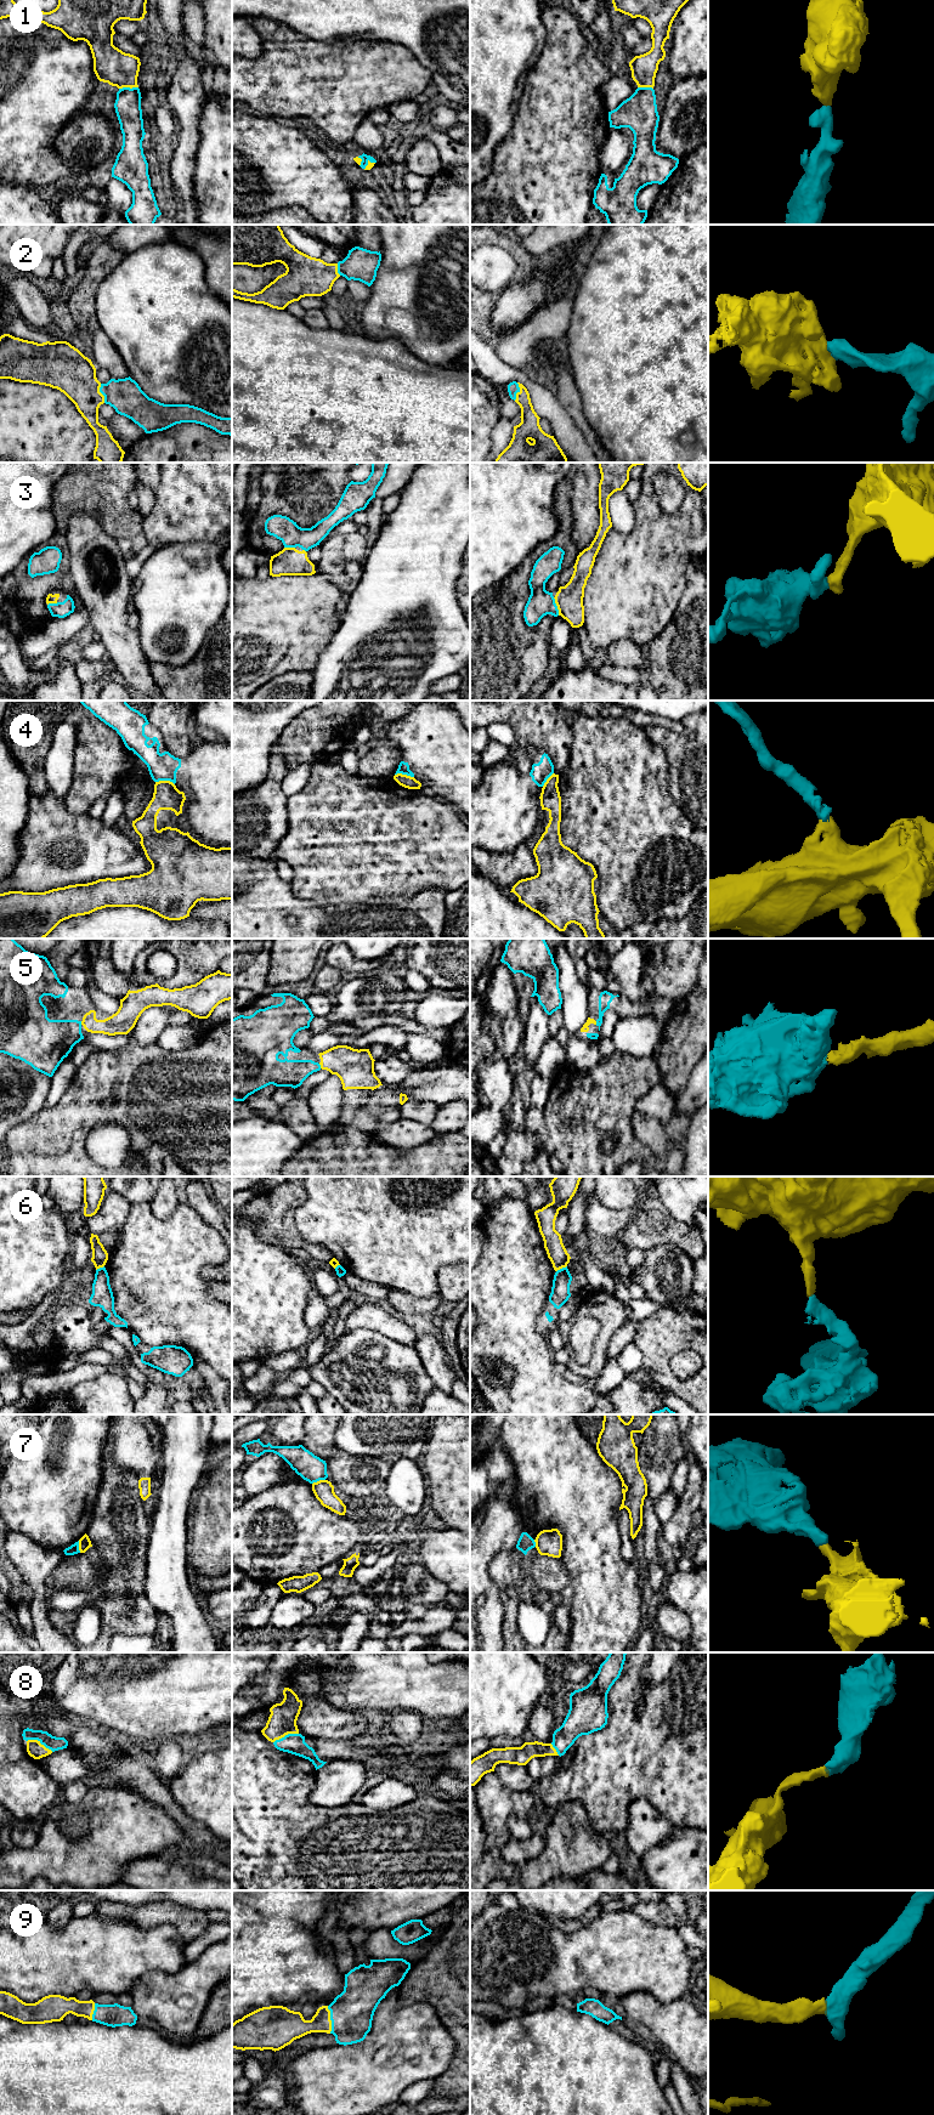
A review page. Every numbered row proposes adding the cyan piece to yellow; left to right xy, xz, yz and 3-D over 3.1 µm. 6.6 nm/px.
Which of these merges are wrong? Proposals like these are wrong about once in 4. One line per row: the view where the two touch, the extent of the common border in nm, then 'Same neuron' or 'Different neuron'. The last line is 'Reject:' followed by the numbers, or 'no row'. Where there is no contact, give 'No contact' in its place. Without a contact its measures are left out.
1: Touches yellow in xy. Shared border 130 nm. Same neuron
2: Touches yellow in xy. Shared border 130 nm. Same neuron
3: Touches yellow in yz. Shared border 130 nm. Same neuron
4: Touches yellow in xy. Shared border 130 nm. Different neuron
5: Touches yellow in xz. Shared border 40 nm. Same neuron
6: Touches yellow in yz. Shared border 80 nm. Different neuron
7: Touches yellow in xz. Shared border 90 nm. Different neuron
8: Touches yellow in xy. Shared border 190 nm. Same neuron
9: Touches yellow in xz. Shared border 190 nm. Same neuron
Reject: 4, 6, 7

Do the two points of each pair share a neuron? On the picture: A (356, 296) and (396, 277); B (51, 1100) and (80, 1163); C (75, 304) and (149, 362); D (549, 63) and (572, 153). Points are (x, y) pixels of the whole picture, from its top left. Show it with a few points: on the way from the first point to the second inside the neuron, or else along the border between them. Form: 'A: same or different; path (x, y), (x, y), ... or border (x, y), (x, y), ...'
A: different; border (371, 287), (371, 294), (358, 306)
B: different; border (69, 1081), (61, 1099), (55, 1105), (43, 1109)
C: different; border (100, 285), (96, 293), (95, 313)
D: same; path (562, 85), (562, 131)

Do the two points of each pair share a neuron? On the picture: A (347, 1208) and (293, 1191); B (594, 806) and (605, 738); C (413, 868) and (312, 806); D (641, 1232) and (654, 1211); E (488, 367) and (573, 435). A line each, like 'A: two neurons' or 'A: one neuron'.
A: two neurons
B: one neuron
C: one neuron
D: one neuron
E: one neuron

